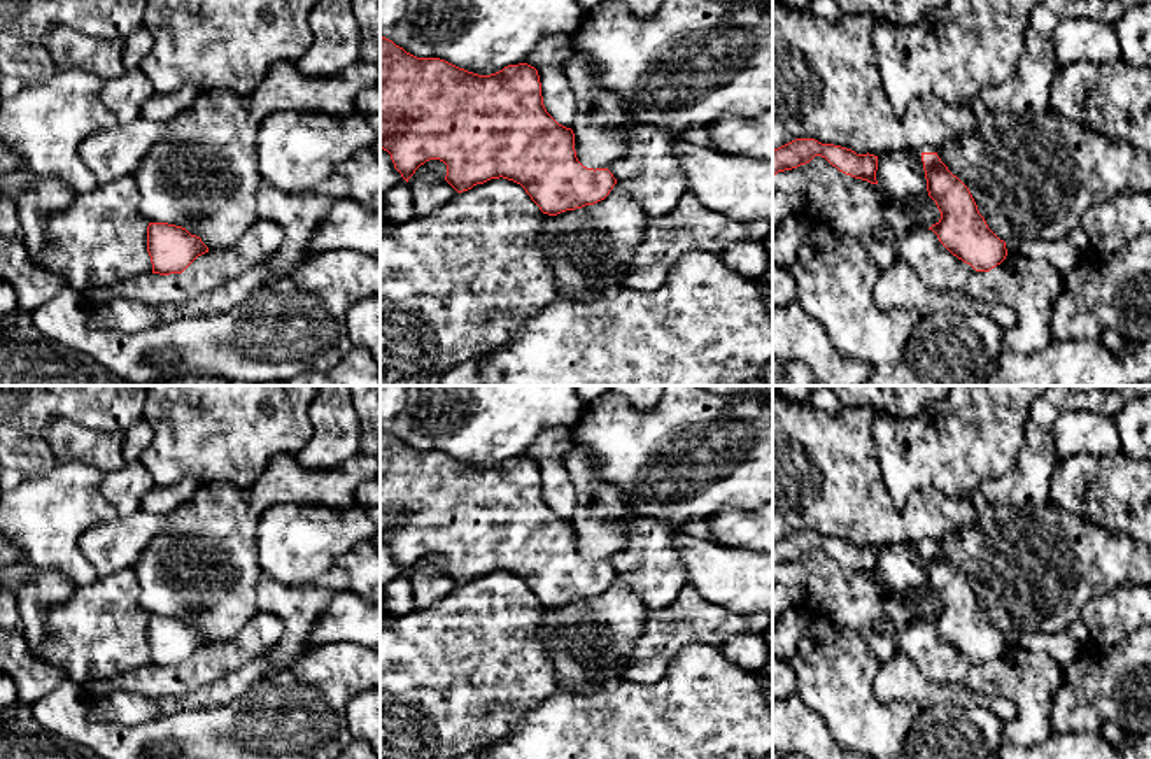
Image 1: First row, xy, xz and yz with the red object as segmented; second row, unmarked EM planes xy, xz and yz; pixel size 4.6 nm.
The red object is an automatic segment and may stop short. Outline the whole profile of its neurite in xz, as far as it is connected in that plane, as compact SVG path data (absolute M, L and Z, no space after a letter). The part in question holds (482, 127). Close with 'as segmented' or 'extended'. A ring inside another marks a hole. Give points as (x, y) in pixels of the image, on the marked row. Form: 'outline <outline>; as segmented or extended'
outline M380 35L380 149L391 154L394 168L408 182L429 160L447 165L445 181L468 191L491 179L520 184L543 214L557 216L604 200L617 179L608 168L583 167L575 151L575 133L545 109L538 70L527 63L508 65L491 75L478 75L440 58L417 58Z; as segmented

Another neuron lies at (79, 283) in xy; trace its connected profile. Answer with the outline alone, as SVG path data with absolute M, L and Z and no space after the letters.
M133 175L75 195L46 221L44 266L61 273L79 296L93 286L149 277L149 223L140 216L138 203Z

